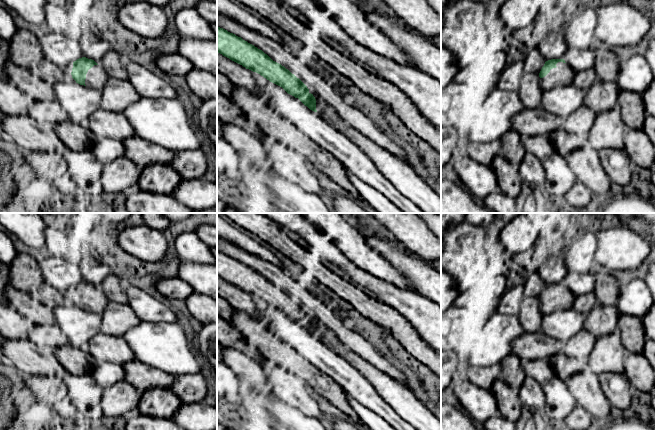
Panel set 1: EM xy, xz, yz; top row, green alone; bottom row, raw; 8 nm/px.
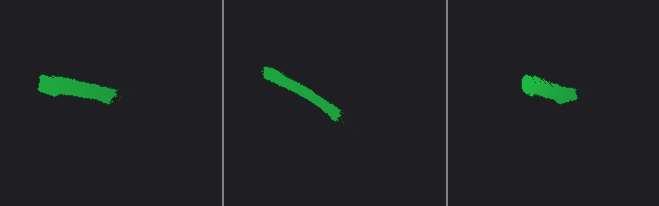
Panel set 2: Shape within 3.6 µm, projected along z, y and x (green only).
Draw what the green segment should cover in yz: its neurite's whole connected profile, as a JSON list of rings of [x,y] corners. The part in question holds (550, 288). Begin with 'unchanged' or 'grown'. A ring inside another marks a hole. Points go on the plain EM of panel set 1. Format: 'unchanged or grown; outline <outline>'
grown; outline [[[564,283],[548,284],[539,297],[540,311],[543,314],[550,314],[559,310],[571,309],[575,297]]]

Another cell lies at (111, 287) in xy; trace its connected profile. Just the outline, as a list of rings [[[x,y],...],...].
[[[110,274],[98,285],[98,289],[107,297],[109,302],[127,304],[127,296],[119,277]]]

